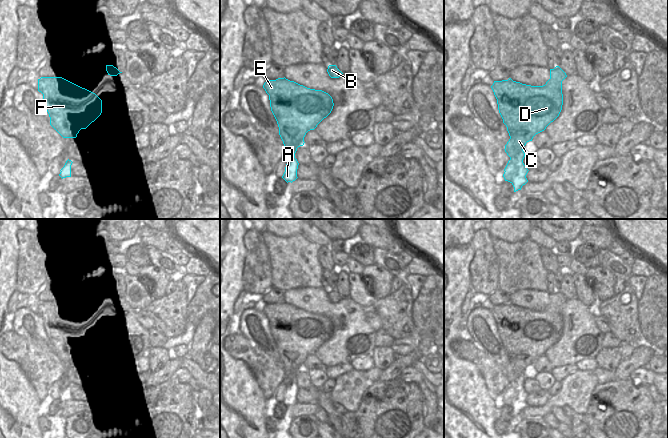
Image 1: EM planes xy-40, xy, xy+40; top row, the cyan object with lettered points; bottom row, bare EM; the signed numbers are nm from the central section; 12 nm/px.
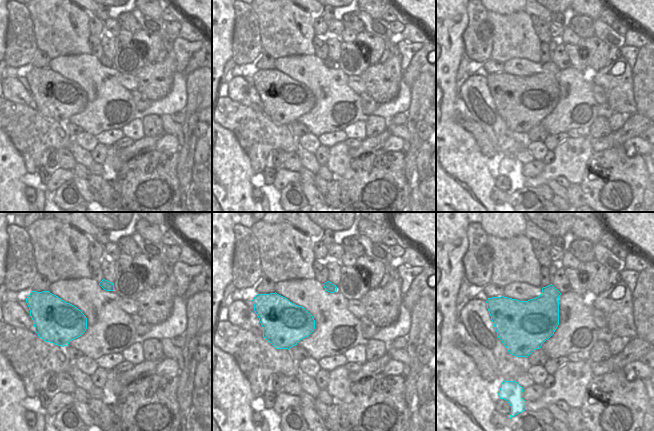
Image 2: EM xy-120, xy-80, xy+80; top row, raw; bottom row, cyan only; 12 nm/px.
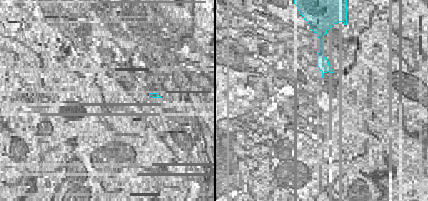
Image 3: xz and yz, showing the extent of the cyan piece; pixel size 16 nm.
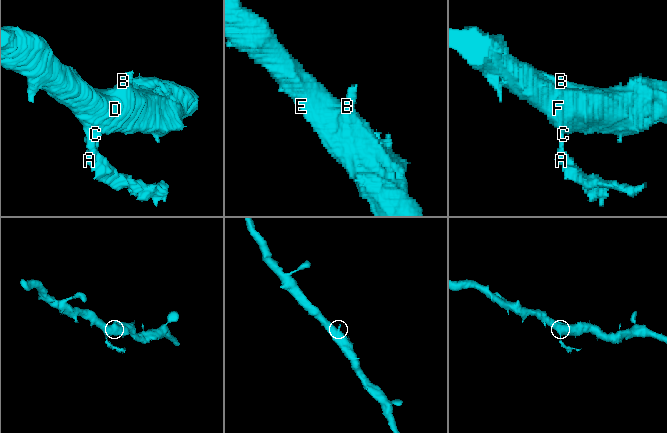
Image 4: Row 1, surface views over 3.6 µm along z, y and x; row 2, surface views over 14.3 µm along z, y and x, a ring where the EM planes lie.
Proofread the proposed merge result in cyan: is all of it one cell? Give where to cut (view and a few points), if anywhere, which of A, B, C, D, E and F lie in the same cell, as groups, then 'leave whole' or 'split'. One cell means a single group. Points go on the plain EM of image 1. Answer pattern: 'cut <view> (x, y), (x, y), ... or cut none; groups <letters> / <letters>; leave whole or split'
cut xy+40 (523, 375), (510, 383); groups A / B C D E F; split

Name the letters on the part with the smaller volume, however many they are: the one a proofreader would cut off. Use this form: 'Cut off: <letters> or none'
Cut off: A

